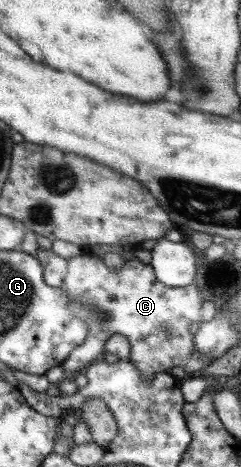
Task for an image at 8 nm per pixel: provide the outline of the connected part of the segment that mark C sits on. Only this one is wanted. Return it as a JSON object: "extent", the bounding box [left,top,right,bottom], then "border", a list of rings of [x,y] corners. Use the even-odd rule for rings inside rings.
{"extent":[34,249,215,382],"border":[[[39,249],[34,257],[42,264],[43,282],[51,288],[63,291],[70,300],[68,309],[80,318],[88,328],[84,341],[76,346],[65,359],[61,367],[73,370],[76,374],[82,372],[85,365],[91,363],[97,354],[103,352],[104,340],[111,334],[122,334],[129,343],[128,361],[139,371],[140,377],[149,382],[157,373],[169,372],[173,366],[181,366],[185,373],[200,371],[215,358],[200,353],[194,345],[194,334],[203,317],[203,292],[197,286],[187,285],[183,288],[169,288],[156,280],[152,266],[141,263],[138,259],[124,260],[118,269],[107,268],[103,261],[94,255],[79,254],[69,259],[59,257],[55,253]],[[159,324],[169,324],[171,334],[161,332]]]}

